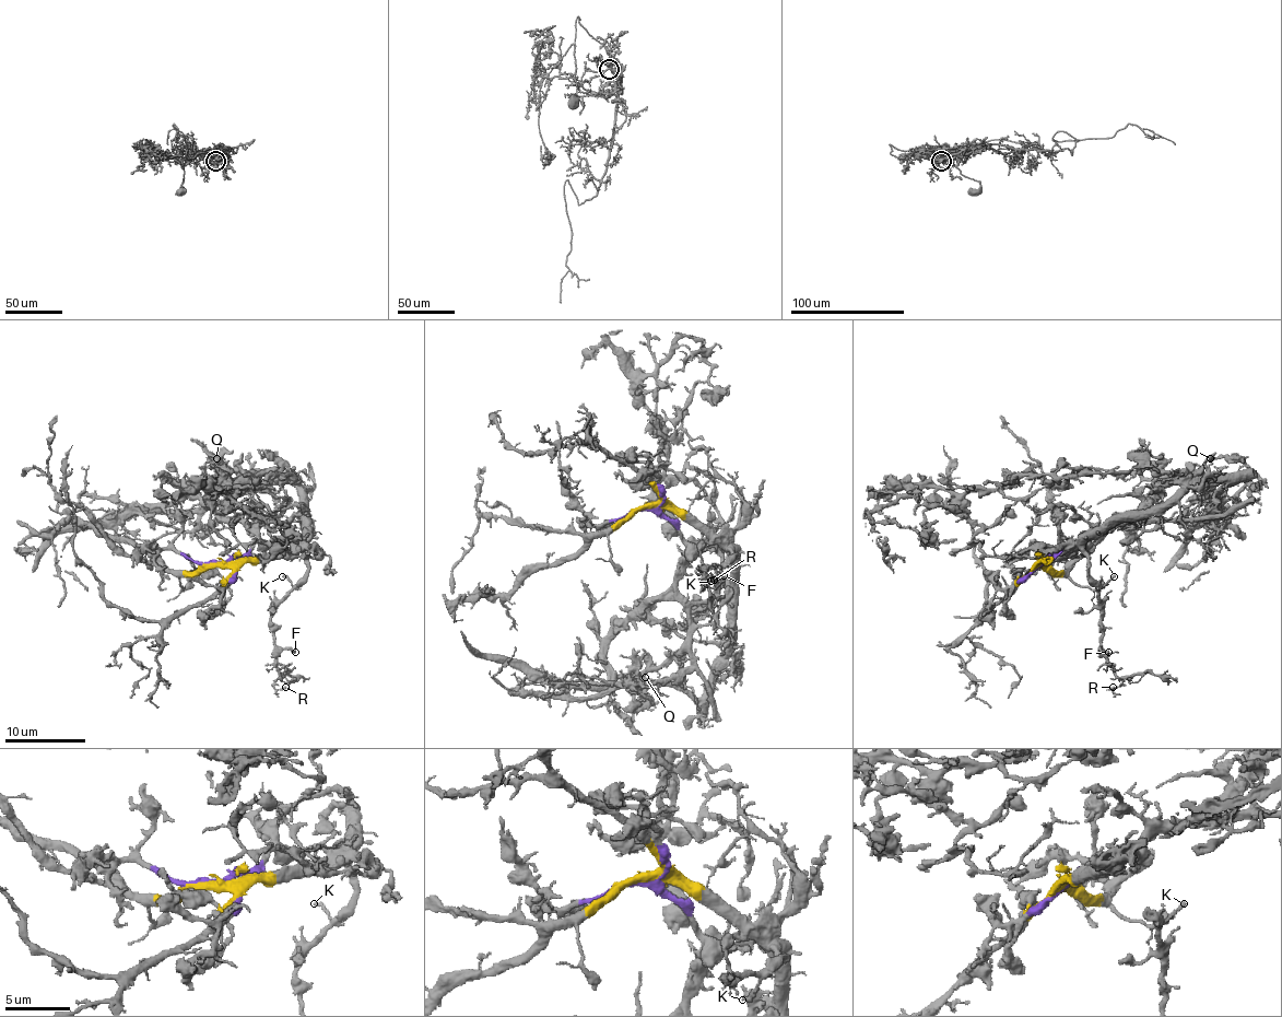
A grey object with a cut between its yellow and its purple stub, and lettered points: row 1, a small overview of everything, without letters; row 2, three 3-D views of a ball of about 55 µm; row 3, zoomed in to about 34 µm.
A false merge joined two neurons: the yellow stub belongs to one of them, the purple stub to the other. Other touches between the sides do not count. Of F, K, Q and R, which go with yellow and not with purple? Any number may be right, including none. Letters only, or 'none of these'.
F, K, R

